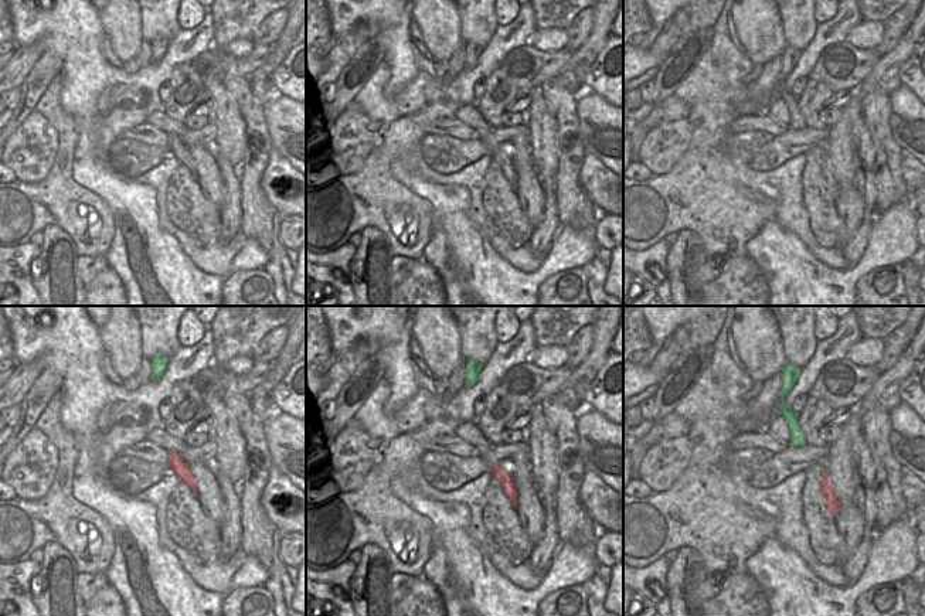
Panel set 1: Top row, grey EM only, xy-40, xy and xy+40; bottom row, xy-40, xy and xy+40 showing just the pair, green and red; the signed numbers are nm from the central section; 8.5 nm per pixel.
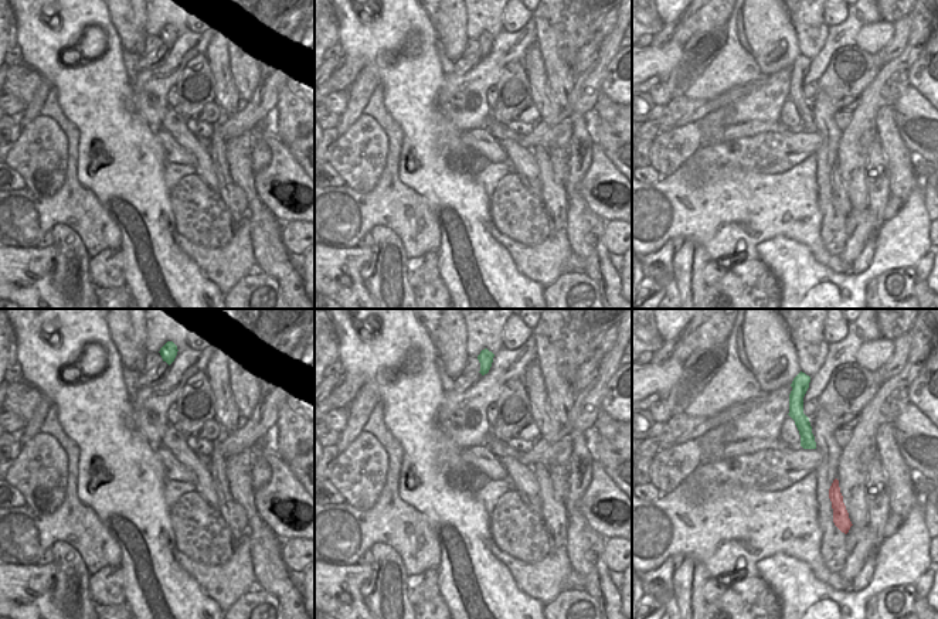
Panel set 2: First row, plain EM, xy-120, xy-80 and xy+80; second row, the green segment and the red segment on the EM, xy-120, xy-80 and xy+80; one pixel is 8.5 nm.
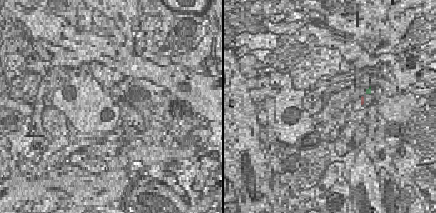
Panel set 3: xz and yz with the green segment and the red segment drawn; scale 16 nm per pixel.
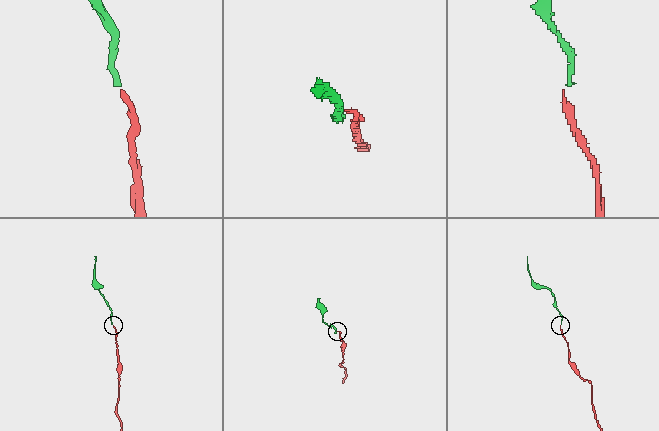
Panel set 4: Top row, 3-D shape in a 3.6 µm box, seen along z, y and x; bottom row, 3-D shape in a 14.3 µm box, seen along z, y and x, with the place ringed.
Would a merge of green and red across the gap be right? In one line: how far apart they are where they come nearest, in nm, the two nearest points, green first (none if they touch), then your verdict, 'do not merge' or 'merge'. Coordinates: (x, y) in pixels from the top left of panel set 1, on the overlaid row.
gap 280 nm; span xy+40 (805, 445), (823, 473); merge

